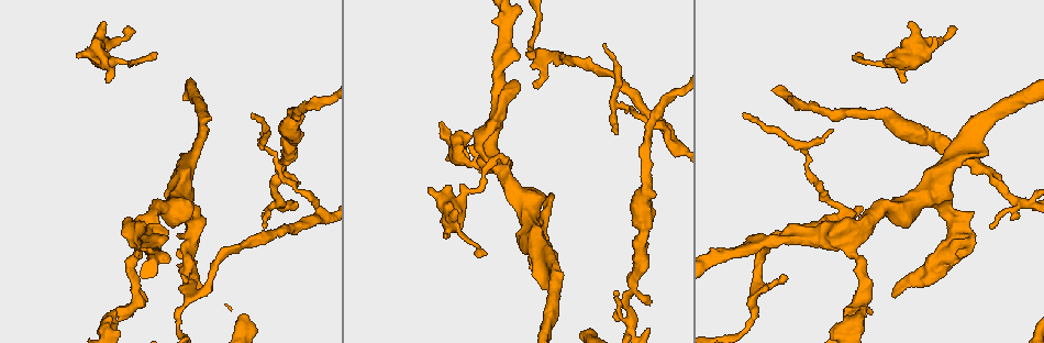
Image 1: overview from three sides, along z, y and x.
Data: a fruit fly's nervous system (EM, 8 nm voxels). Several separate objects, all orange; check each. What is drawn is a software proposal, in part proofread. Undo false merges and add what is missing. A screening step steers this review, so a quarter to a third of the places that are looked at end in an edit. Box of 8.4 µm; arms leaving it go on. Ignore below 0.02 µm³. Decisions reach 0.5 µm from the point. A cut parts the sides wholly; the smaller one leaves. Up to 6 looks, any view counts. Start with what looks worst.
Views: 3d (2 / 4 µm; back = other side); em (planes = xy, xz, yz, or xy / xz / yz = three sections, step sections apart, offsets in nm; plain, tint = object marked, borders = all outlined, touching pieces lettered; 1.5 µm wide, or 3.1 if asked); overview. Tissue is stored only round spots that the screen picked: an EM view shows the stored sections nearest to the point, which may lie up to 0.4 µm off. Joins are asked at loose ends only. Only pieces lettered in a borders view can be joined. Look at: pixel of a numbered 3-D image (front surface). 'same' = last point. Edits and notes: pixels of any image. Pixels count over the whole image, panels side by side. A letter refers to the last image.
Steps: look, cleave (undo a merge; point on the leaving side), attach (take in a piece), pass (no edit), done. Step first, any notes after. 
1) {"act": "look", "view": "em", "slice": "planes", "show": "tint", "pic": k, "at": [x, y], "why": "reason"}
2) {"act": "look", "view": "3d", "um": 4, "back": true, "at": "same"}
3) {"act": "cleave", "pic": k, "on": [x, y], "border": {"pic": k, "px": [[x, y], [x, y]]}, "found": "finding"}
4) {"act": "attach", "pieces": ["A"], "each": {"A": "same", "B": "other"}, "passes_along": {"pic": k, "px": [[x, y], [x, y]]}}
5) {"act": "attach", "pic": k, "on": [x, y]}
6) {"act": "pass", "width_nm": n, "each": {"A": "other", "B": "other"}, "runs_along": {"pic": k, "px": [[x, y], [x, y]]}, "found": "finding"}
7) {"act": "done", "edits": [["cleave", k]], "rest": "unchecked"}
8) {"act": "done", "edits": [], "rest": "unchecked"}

{"act": "look", "view": "3d", "um": 2, "pic": 1, "at": [485, 253], "why": "thin end"}

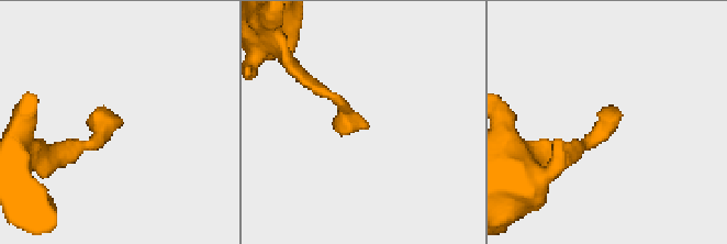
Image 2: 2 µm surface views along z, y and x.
{"act": "look", "view": "em", "slice": "planes", "show": "plain", "pic": 2, "at": [366, 123]}

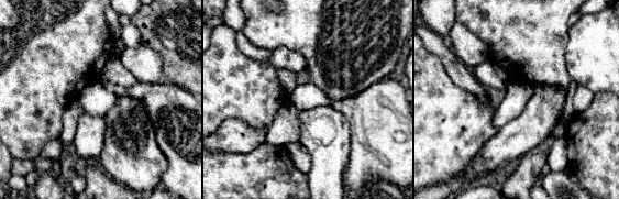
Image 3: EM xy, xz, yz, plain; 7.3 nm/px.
{"act": "look", "view": "em", "slice": "planes", "show": "borders", "at": "same", "why": "see the neighbours"}

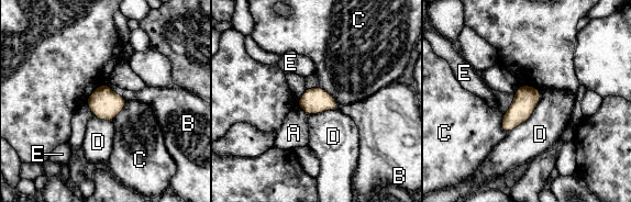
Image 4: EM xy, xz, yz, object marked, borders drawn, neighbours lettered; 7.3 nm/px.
{"act": "pass", "width_nm": 190, "each": {"A": "other", "B": "other", "C": "other", "D": "other", "E": "other"}, "border": {"pic": 4, "px": [[320, 86], [340, 104]]}, "found": "none of them fits"}

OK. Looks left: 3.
{"act": "look", "view": "3d", "um": 4, "pic": 1, "at": [616, 132], "why": "tapers out"}

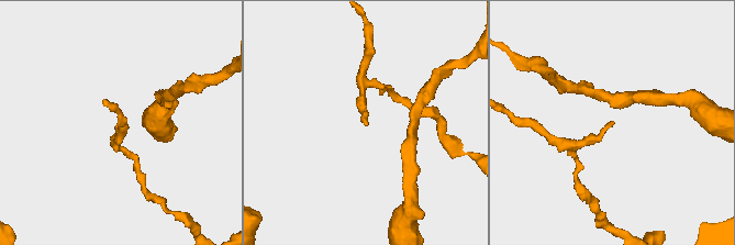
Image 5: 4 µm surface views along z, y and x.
{"act": "look", "view": "em", "slice": "planes", "show": "tint", "pic": 5, "at": [365, 122]}

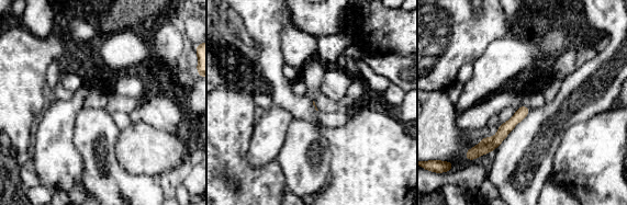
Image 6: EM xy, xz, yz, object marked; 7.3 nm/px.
{"act": "look", "view": "em", "slice": "planes", "show": "borders", "at": "same", "why": "see the neighbours"}

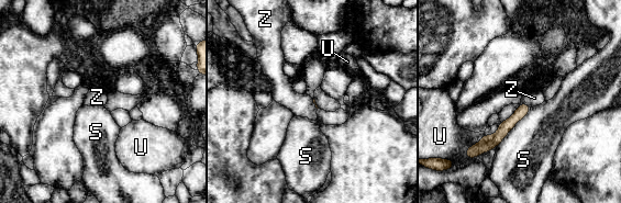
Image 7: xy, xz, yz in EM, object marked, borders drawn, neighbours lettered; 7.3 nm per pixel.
{"act": "pass", "each": {"S": "other", "U": "other", "Z": "other"}, "found": "no lettered piece goes on from it"}

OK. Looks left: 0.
{"act": "done", "edits": [], "rest": "unchecked"}

